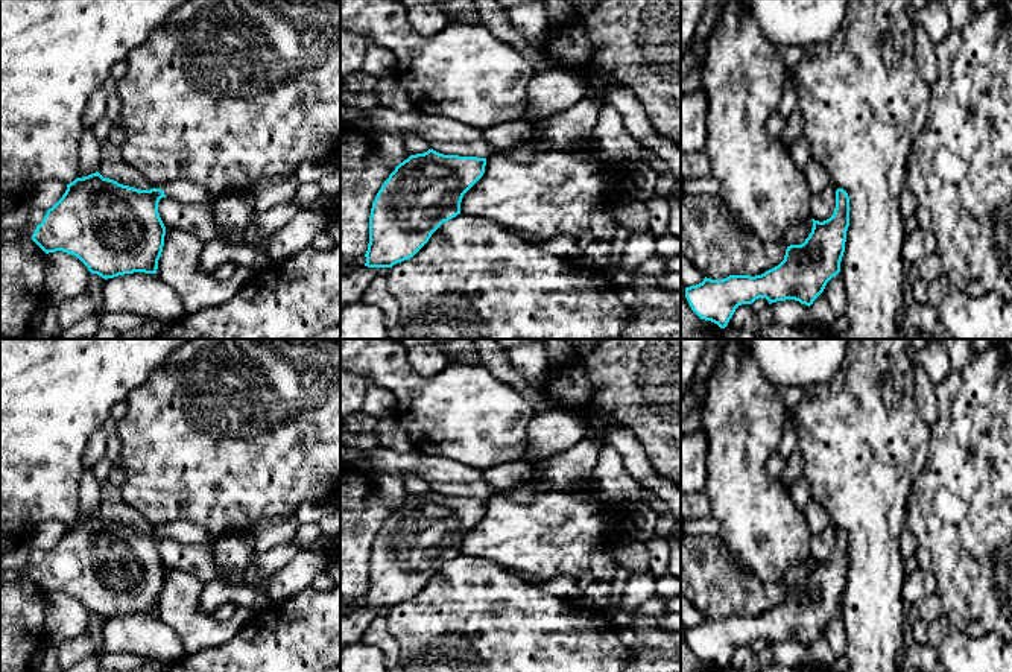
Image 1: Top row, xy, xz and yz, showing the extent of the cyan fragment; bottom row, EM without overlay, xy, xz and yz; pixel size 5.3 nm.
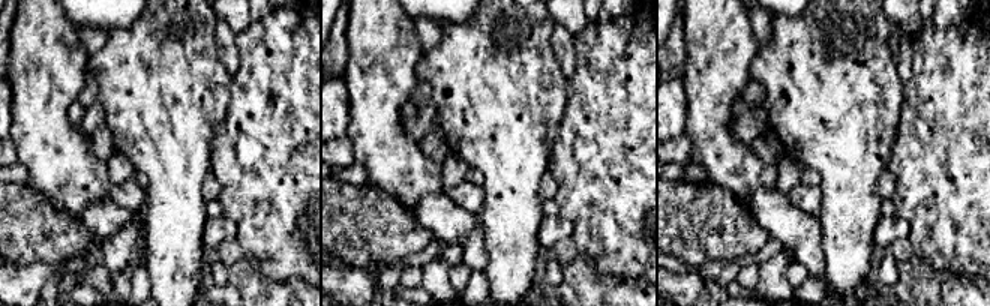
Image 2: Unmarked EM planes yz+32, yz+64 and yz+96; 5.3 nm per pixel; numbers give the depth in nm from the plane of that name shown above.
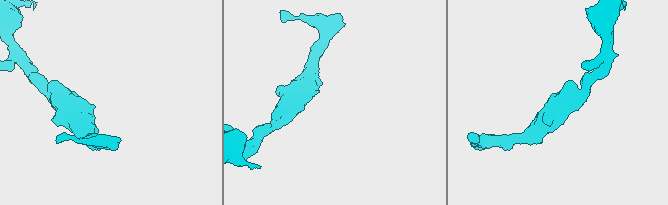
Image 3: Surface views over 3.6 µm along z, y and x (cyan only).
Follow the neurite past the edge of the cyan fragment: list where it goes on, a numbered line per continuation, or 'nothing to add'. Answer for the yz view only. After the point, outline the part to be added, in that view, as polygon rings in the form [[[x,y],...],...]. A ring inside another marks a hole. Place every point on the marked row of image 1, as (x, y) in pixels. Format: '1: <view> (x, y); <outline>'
nothing to add

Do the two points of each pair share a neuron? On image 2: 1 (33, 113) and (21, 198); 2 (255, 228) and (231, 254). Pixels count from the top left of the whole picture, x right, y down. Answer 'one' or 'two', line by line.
1: two
2: two

